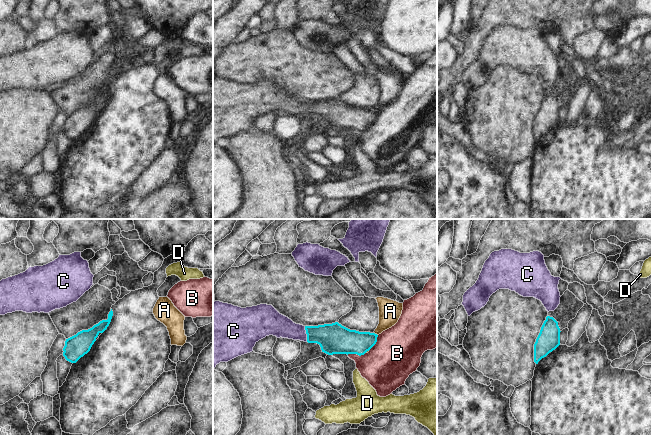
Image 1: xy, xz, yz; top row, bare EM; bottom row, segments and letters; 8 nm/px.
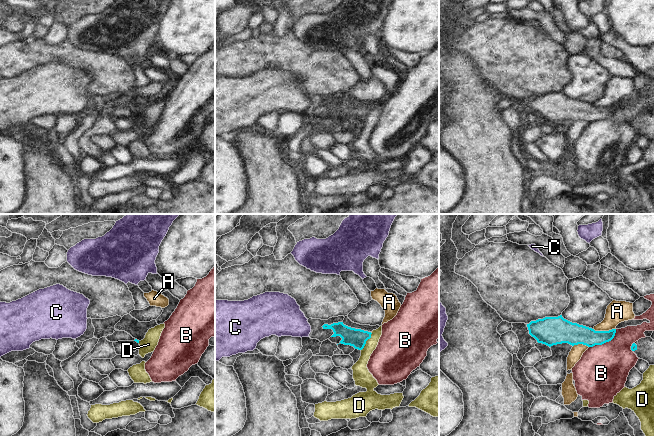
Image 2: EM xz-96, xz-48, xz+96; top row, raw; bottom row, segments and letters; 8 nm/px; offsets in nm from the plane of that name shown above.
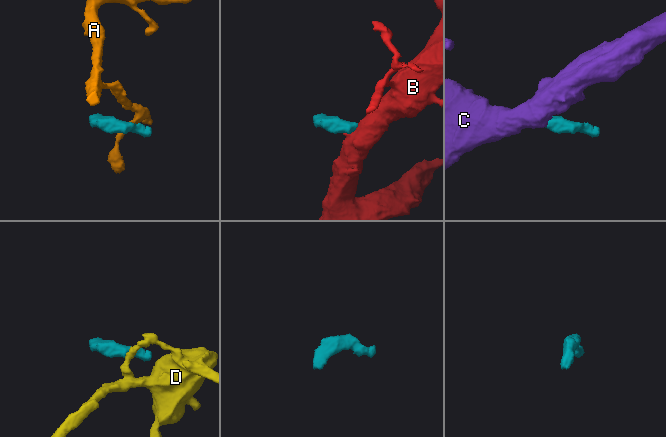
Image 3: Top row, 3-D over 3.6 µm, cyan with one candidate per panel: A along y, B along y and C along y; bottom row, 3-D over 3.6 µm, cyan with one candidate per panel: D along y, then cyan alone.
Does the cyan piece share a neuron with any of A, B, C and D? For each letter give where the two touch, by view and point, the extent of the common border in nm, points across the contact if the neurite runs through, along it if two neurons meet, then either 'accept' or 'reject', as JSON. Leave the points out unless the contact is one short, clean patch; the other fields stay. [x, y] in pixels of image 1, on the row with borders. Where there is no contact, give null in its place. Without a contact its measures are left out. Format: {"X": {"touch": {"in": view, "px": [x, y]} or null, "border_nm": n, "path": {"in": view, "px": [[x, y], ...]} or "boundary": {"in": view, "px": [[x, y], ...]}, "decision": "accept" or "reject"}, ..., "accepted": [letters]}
{"A": {"touch": {"in": "xz", "px": [376, 334]}, "border_nm": 40, "boundary": {"in": "xz", "px": [[374, 332], [377, 335]]}, "decision": "reject"}, "B": {"touch": {"in": "xz", "px": [356, 353]}, "border_nm": 150, "decision": "reject"}, "C": {"touch": {"in": "xz", "px": [306, 333]}, "border_nm": 130, "path": {"in": "xz", "px": [[334, 338], [322, 334], [306, 333], [292, 331], [278, 325]]}, "decision": "accept"}, "D": {"touch": {"in": "xz", "px": [366, 351]}, "border_nm": 40, "boundary": {"in": "xz", "px": [[368, 350], [365, 352]]}, "decision": "reject"}, "accepted": ["C"]}

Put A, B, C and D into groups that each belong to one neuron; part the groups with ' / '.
A / B / C / D

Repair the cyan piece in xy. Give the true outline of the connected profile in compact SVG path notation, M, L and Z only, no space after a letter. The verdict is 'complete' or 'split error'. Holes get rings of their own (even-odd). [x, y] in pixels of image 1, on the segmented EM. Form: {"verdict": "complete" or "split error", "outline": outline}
{"verdict": "complete", "outline": "M113 311L108 314L107 320L102 320L88 330L82 330L76 335L66 339L63 348L63 356L71 363L76 363L81 357L87 354L96 338L100 333L103 333L109 326L113 316Z"}

